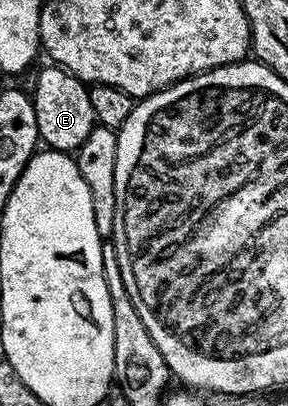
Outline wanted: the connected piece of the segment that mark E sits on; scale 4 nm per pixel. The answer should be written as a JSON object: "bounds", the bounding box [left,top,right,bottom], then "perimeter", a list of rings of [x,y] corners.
{"bounds":[30,67,97,154],"perimeter":[[[47,67],[37,74],[36,85],[30,88],[34,114],[38,118],[38,134],[51,151],[72,154],[86,142],[90,130],[97,125],[94,106],[90,106],[89,85],[65,68]]]}

